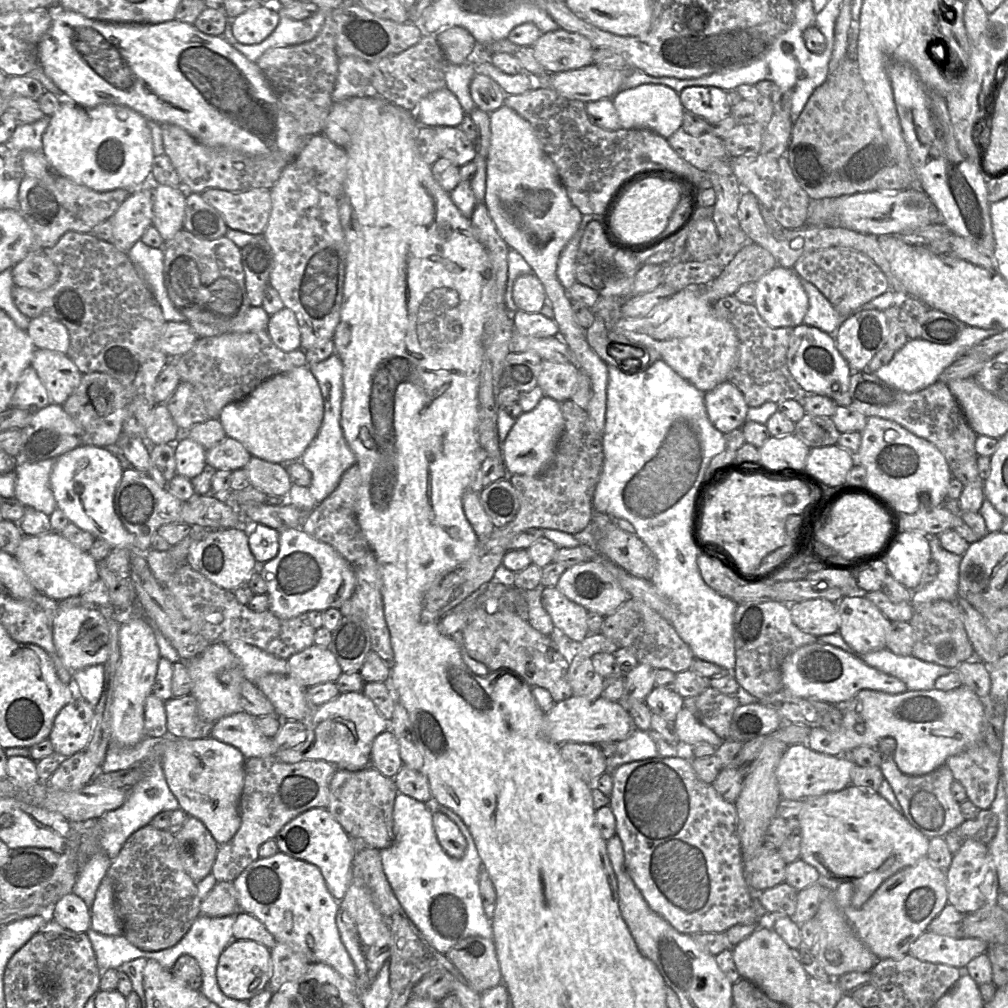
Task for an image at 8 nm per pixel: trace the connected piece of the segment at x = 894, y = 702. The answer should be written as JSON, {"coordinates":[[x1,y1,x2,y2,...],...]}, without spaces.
{"coordinates":[[965,685,947,691,933,688,931,690,907,690,898,694,862,689,850,700,831,705,837,705,842,712,842,727,836,733,828,732,822,726,811,728,807,740,810,749,831,756,847,756,856,747,876,748,881,739,890,737,896,741,894,761,899,770,909,776,926,775,944,765,949,757,983,742,984,706,982,699]]}

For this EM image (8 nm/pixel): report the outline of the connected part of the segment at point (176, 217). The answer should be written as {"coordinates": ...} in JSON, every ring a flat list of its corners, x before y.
{"coordinates":[[152,183,152,199,152,226,157,229,164,242,168,242,183,229,186,190,184,187,172,188]]}

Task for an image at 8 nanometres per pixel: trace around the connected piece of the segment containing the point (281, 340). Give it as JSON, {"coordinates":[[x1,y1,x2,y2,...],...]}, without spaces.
{"coordinates":[[284,307,270,315,267,332,276,347,285,352,301,348,301,337,295,314]]}

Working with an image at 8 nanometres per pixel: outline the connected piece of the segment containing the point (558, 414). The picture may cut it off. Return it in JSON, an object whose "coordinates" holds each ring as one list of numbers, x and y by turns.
{"coordinates":[[543,396,537,406,523,412,508,433,501,448,502,459,508,475,537,476,552,463,558,440,564,429,561,402]]}

